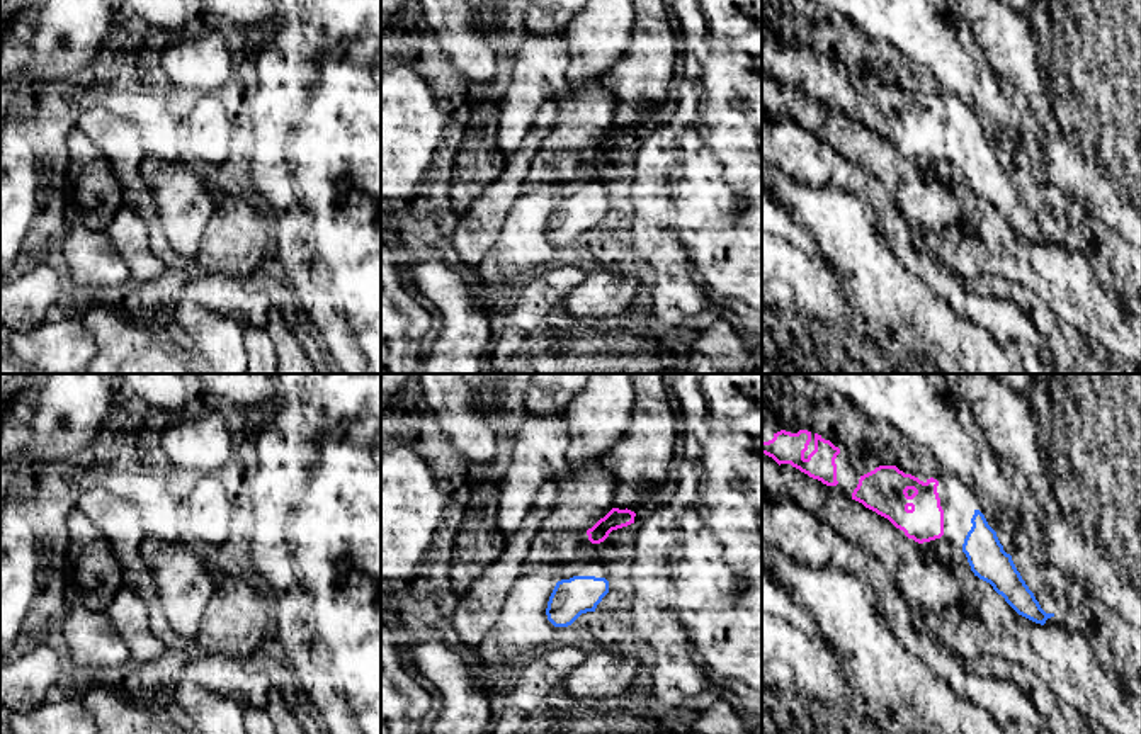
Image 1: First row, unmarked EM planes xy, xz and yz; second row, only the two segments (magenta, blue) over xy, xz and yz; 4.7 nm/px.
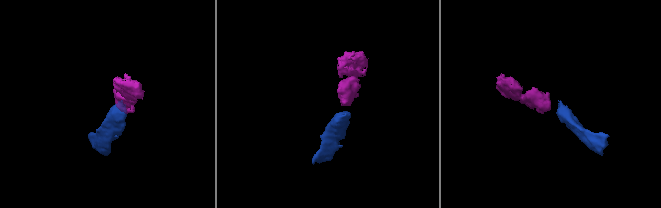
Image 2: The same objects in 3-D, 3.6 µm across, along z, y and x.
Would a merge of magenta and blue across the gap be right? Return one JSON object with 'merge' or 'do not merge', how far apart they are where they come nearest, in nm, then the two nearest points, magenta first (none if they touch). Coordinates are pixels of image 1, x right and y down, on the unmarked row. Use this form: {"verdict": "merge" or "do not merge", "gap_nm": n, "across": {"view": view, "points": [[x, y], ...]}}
{"verdict": "merge", "gap_nm": 110, "across": {"view": "yz", "points": [[942, 153], [965, 158]]}}

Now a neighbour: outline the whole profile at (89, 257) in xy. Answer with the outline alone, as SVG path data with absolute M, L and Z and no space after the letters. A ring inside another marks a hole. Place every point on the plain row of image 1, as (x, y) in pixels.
M82 221L70 223L58 262L82 287L128 291L133 285L131 270L107 231L88 229Z

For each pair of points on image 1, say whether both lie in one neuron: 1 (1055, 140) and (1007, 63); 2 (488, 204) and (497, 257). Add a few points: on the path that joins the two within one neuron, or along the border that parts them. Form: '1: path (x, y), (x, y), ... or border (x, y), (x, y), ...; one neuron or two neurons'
1: path (1046, 121), (1036, 92), (1026, 82); one neuron
2: border (510, 204), (497, 238), (480, 265); two neurons

